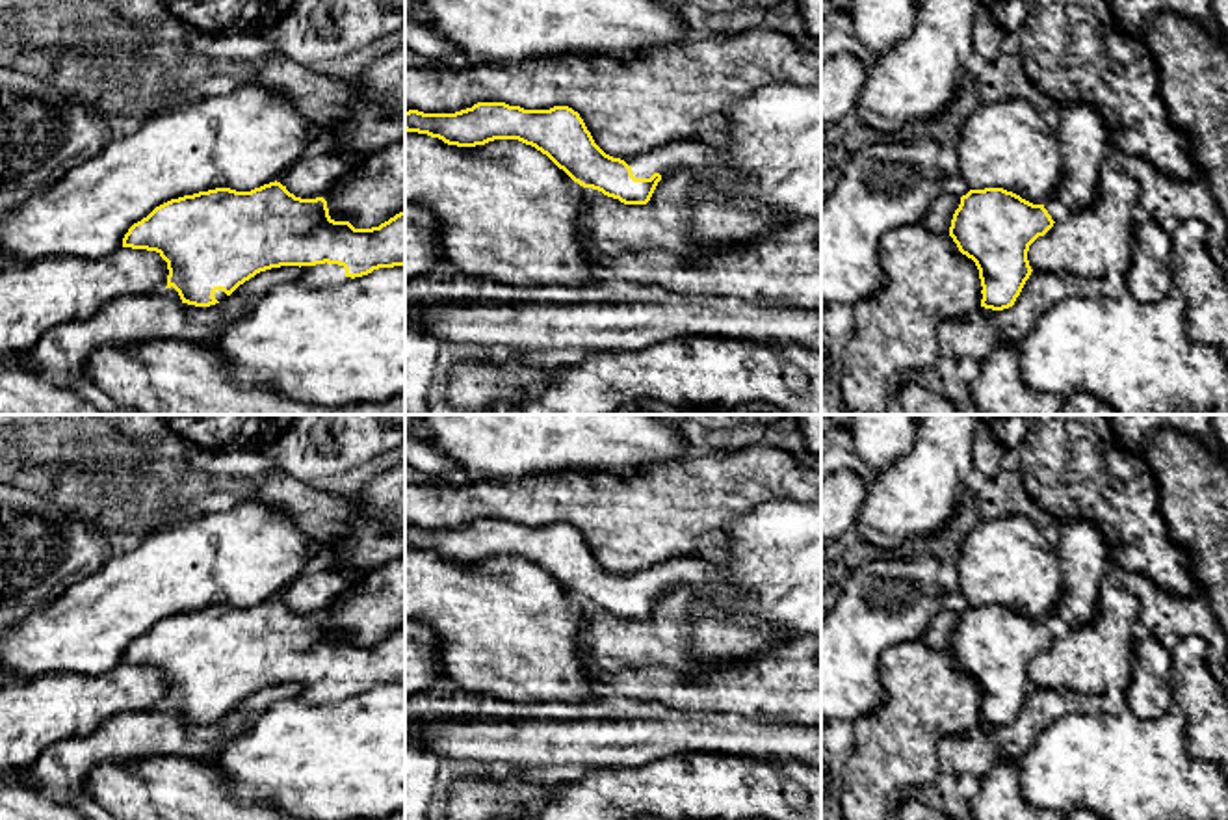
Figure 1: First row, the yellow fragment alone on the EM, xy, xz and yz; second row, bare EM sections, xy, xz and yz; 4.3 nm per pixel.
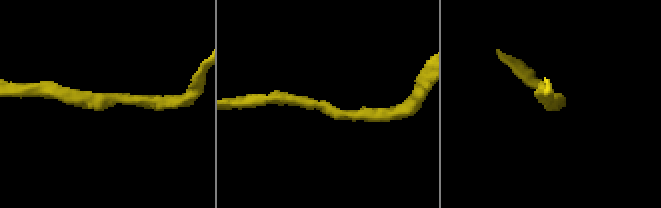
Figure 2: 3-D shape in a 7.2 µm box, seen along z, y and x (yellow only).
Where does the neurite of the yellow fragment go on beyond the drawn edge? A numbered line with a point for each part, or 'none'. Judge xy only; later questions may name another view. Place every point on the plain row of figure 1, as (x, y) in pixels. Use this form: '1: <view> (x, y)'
1: xy (326, 690)

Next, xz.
1: xz (693, 571)

